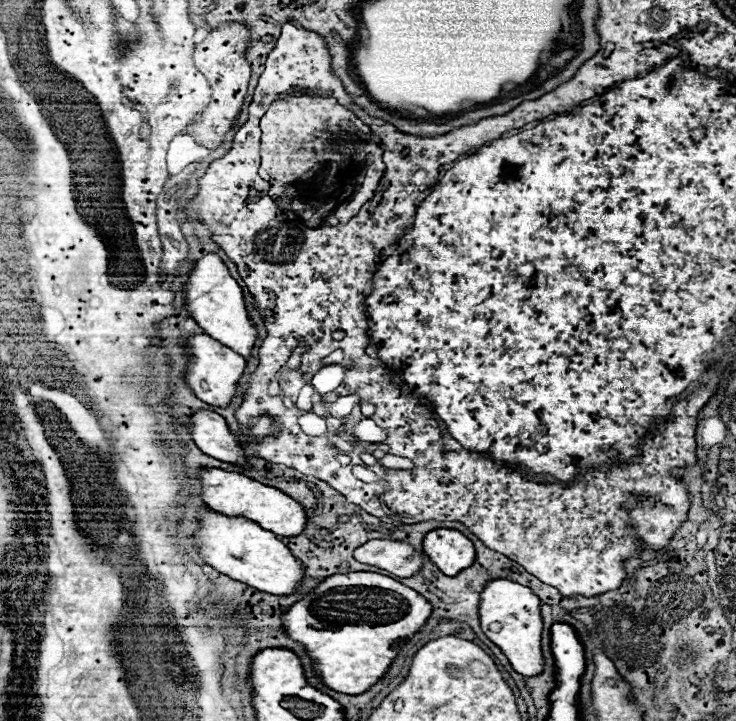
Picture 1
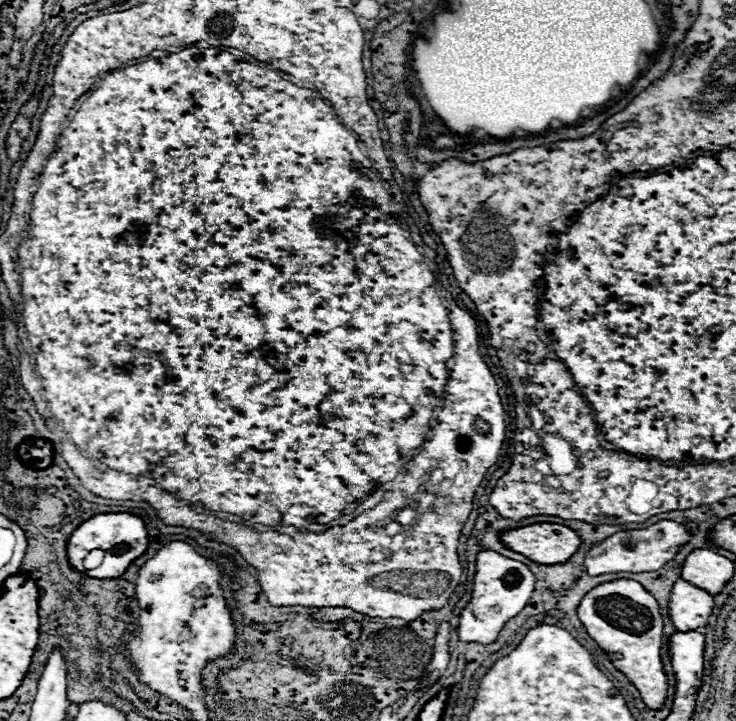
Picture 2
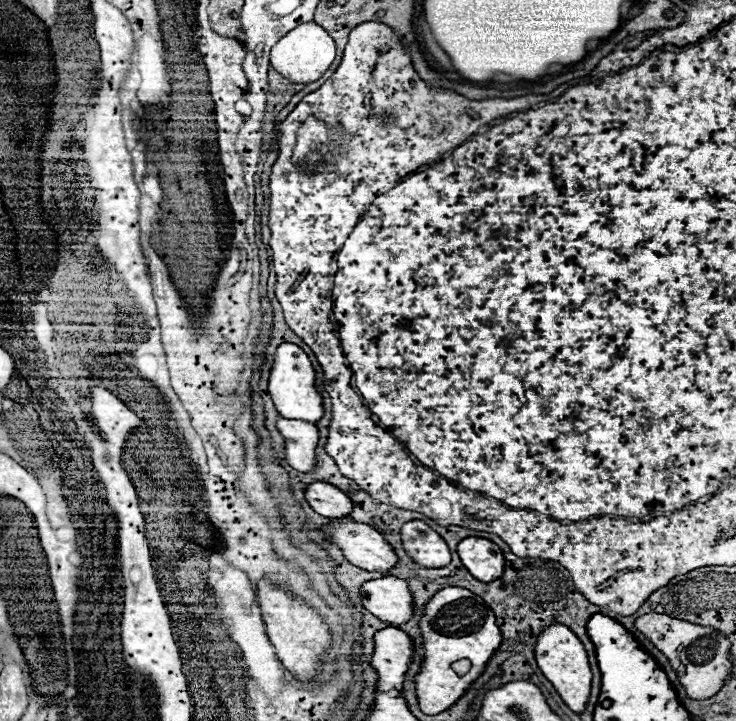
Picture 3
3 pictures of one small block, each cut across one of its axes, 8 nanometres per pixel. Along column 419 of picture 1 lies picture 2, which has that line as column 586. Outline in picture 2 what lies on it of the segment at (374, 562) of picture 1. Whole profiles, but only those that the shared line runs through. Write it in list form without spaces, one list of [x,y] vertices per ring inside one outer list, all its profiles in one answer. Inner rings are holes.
[[[660,520],[644,530],[622,530],[592,546],[584,556],[584,568],[592,576],[610,572],[634,572],[634,574],[654,572],[660,570],[666,562],[670,562],[686,540],[688,540],[686,528],[672,520]]]

